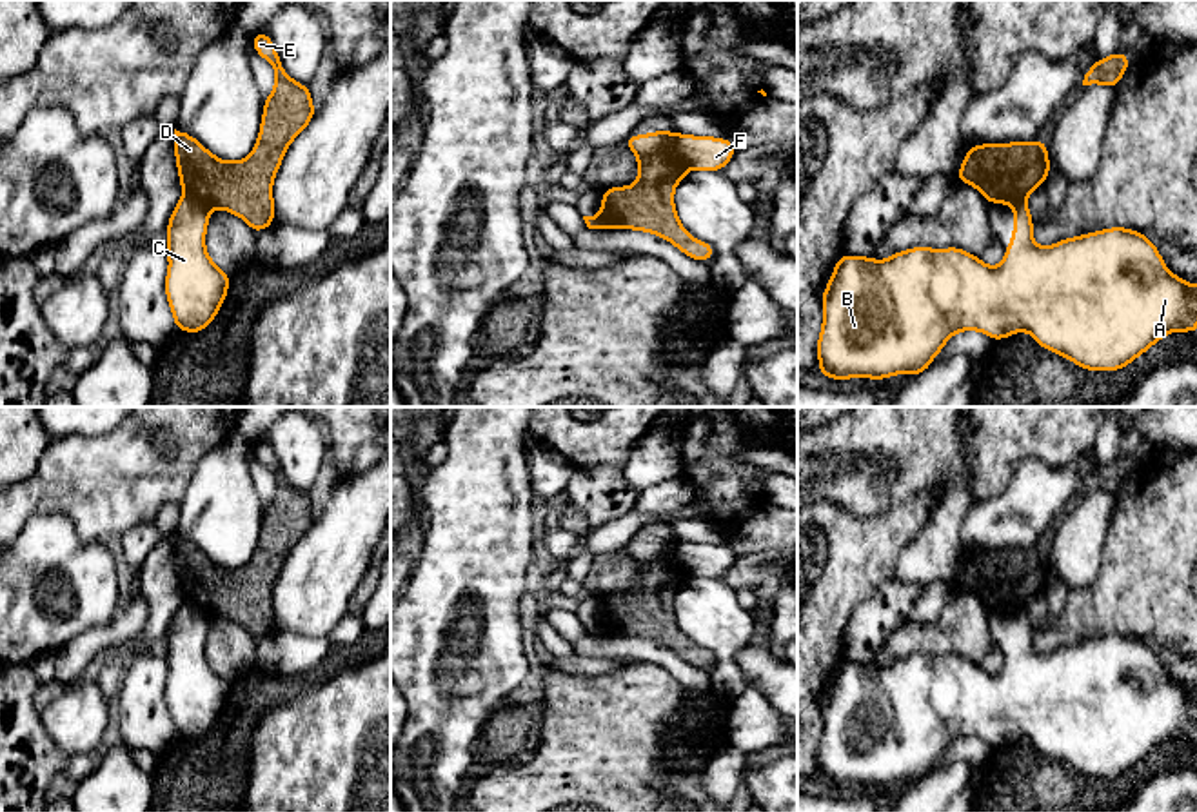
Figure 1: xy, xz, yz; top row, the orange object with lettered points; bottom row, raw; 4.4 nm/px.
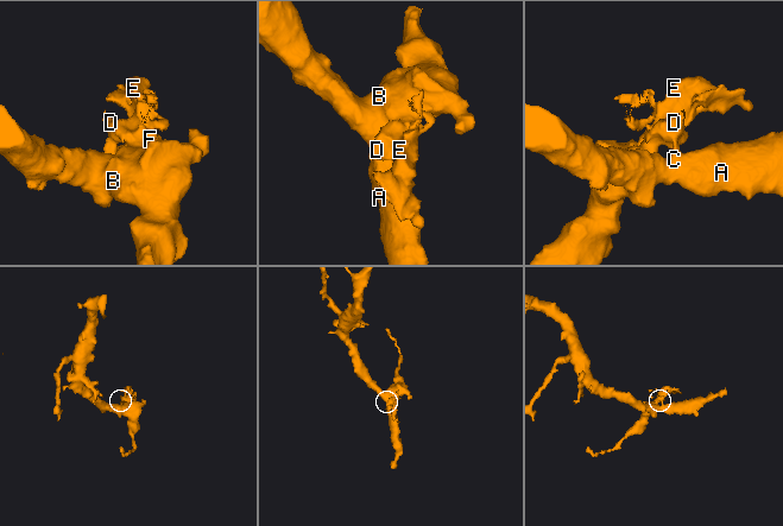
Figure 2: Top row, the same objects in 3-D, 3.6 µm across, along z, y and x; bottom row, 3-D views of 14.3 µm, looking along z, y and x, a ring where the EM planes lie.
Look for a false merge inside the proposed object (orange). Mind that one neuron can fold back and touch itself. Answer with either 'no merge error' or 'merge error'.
merge error

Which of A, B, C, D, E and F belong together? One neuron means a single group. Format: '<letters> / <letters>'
A B C F / D E

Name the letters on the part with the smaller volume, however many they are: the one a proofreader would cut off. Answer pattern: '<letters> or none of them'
D, E

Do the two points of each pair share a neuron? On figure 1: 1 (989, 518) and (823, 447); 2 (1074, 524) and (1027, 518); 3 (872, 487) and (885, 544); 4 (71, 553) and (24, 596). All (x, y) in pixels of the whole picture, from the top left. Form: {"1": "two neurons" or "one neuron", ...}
{"1": "two neurons", "2": "two neurons", "3": "two neurons", "4": "one neuron"}

